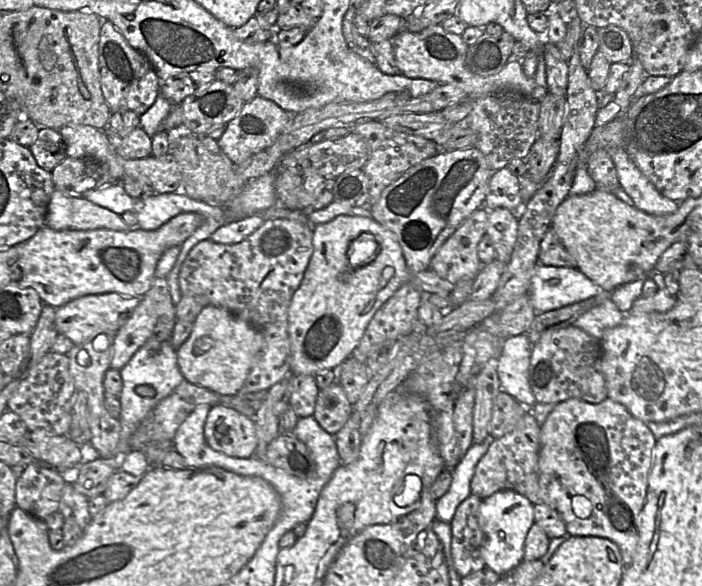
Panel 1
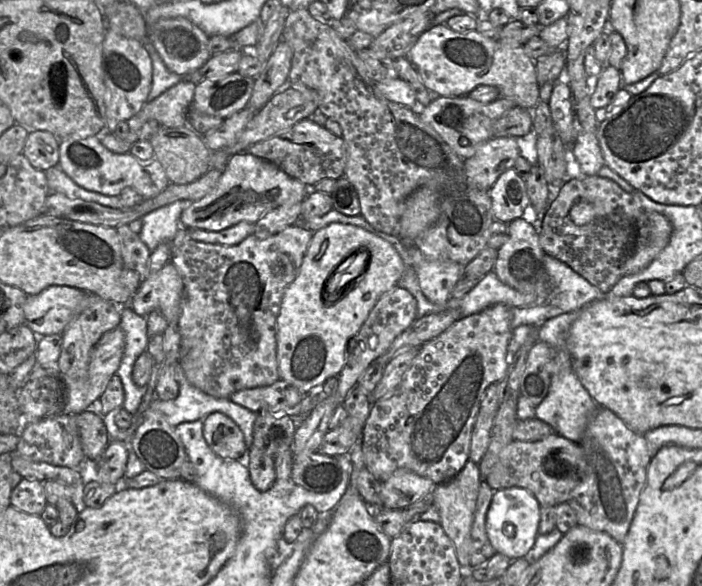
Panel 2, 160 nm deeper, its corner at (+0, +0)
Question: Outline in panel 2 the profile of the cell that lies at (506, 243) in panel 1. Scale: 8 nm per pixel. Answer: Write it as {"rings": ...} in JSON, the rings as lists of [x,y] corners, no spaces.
{"rings":[[[520,217],[509,224],[509,238],[499,249],[494,272],[501,282],[521,292],[536,296],[536,303],[544,304],[552,292],[550,279],[544,265],[545,252],[539,243],[538,229]]]}

